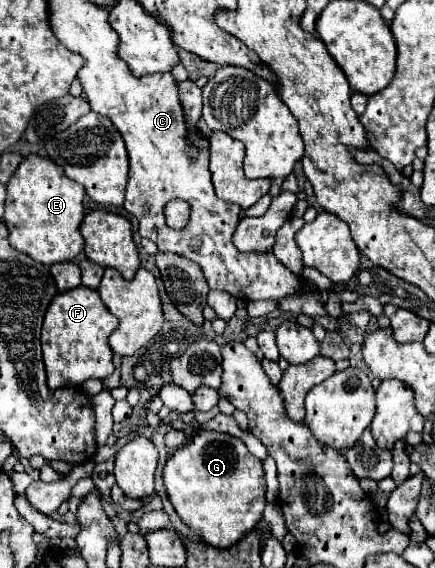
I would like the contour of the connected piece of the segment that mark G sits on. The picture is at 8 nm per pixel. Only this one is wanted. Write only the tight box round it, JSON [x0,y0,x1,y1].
[164,429,266,549]

